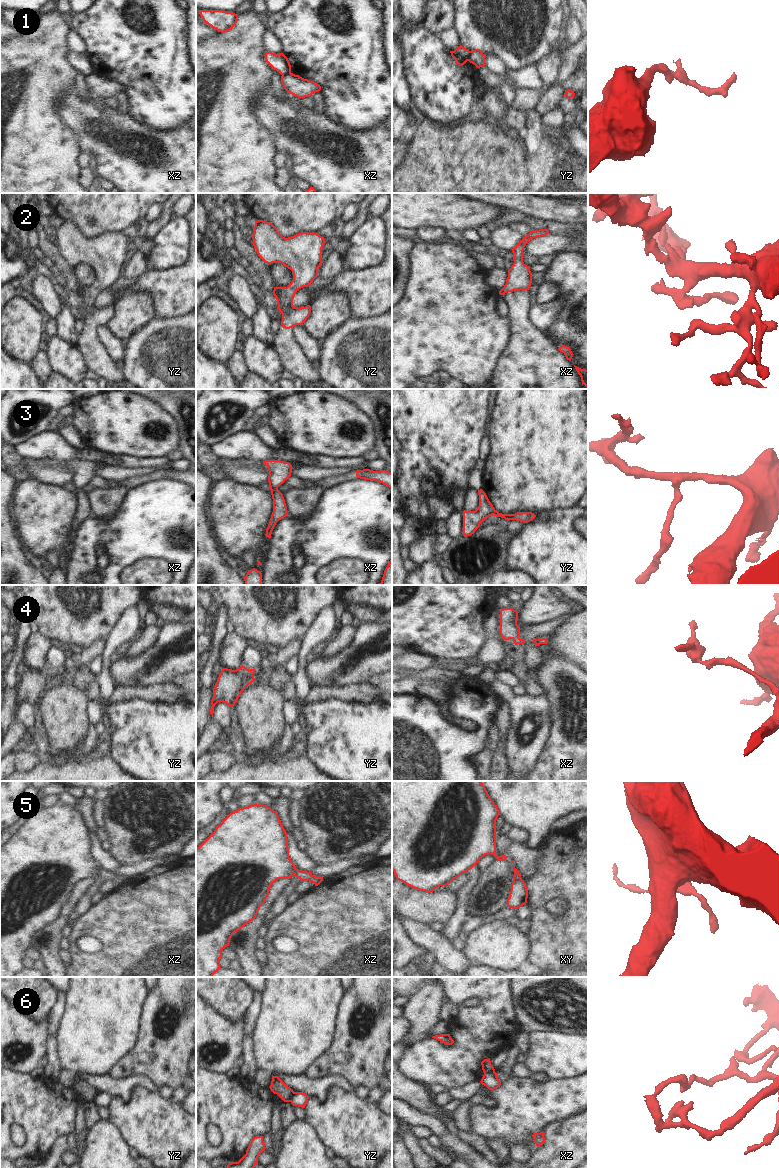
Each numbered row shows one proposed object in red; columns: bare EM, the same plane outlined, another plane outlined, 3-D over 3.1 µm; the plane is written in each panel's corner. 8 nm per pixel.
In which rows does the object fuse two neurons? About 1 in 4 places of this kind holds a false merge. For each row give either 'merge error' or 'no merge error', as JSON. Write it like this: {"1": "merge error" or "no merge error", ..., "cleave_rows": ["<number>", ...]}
{"1": "merge error", "2": "no merge error", "3": "no merge error", "4": "no merge error", "5": "no merge error", "6": "merge error", "cleave_rows": ["1", "6"]}

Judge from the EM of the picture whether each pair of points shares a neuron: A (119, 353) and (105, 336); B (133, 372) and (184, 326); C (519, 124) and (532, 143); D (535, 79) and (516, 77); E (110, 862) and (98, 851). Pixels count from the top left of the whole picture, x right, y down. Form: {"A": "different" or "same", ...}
{"A": "same", "B": "same", "C": "different", "D": "same", "E": "same"}

